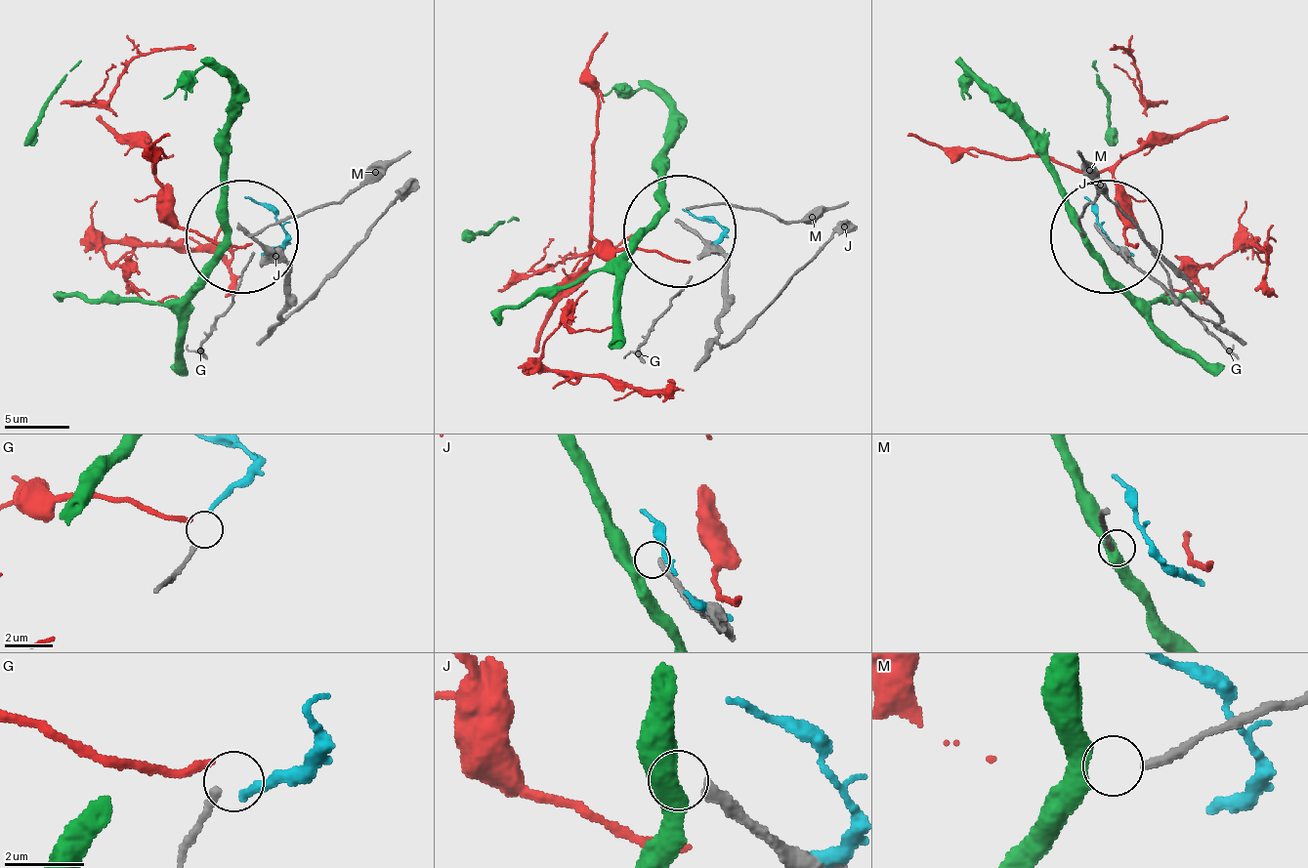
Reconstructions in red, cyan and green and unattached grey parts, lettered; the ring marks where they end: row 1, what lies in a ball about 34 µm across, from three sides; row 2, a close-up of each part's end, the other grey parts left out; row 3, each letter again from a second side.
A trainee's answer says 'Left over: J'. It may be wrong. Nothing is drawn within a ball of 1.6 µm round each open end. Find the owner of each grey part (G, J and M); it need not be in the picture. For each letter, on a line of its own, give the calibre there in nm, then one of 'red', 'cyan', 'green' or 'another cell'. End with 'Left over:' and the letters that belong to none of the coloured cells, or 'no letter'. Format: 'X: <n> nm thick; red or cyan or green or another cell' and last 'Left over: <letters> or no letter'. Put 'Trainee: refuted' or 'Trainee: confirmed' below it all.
G: 170 nm thick; cyan
J: 260 nm thick; another cell
M: 220 nm thick; green
Left over: J
Trainee: confirmed

